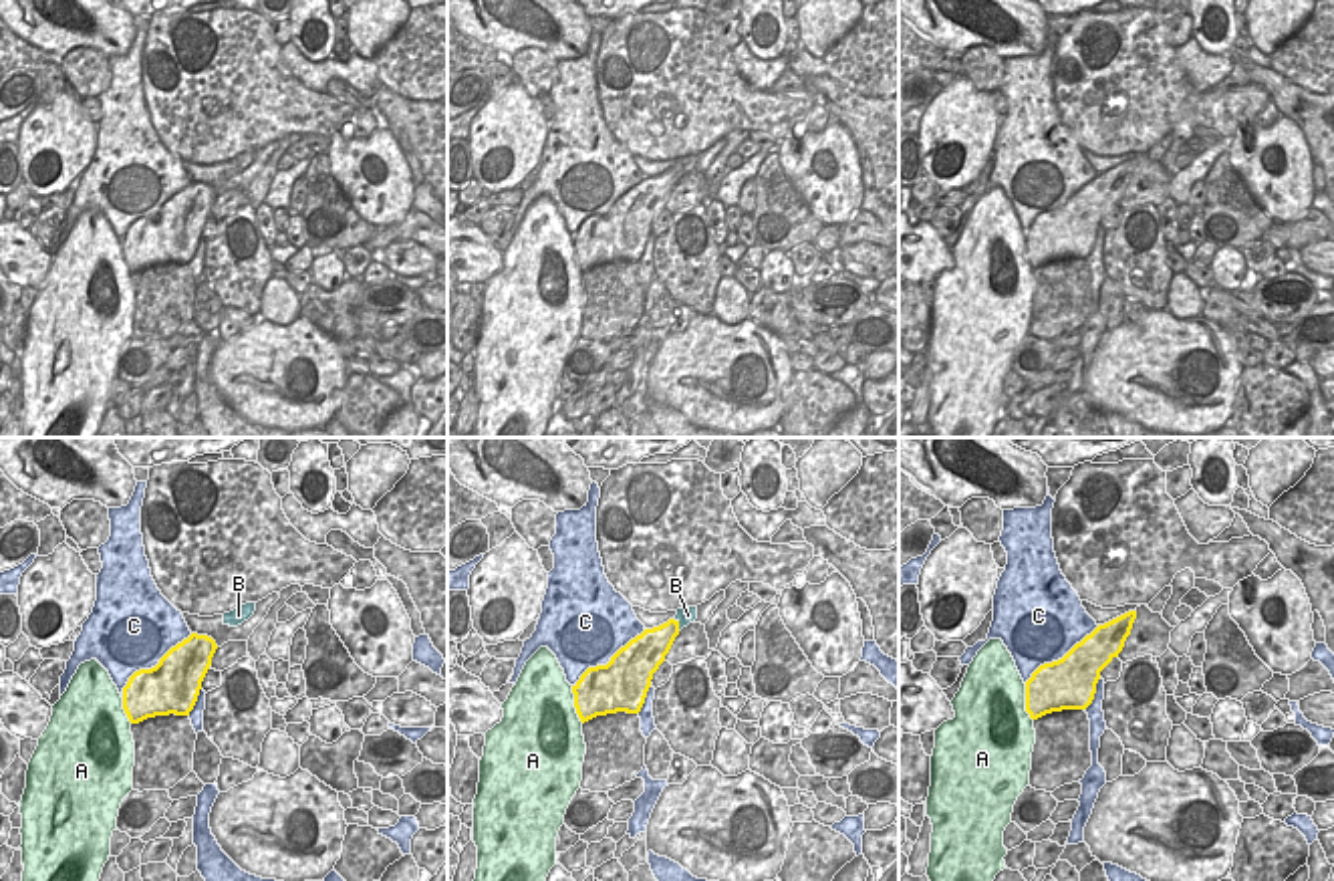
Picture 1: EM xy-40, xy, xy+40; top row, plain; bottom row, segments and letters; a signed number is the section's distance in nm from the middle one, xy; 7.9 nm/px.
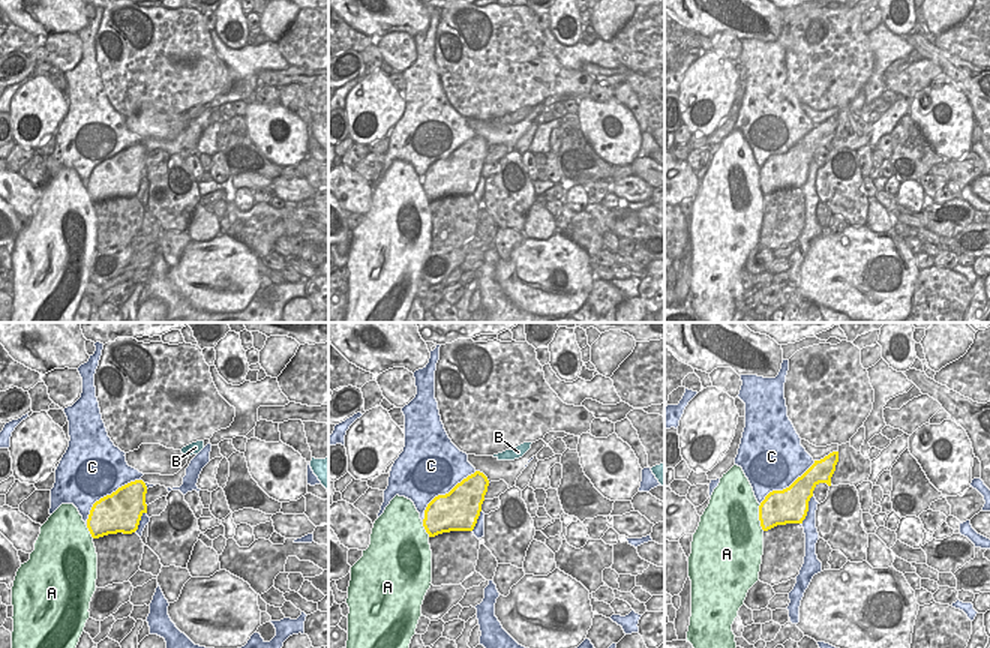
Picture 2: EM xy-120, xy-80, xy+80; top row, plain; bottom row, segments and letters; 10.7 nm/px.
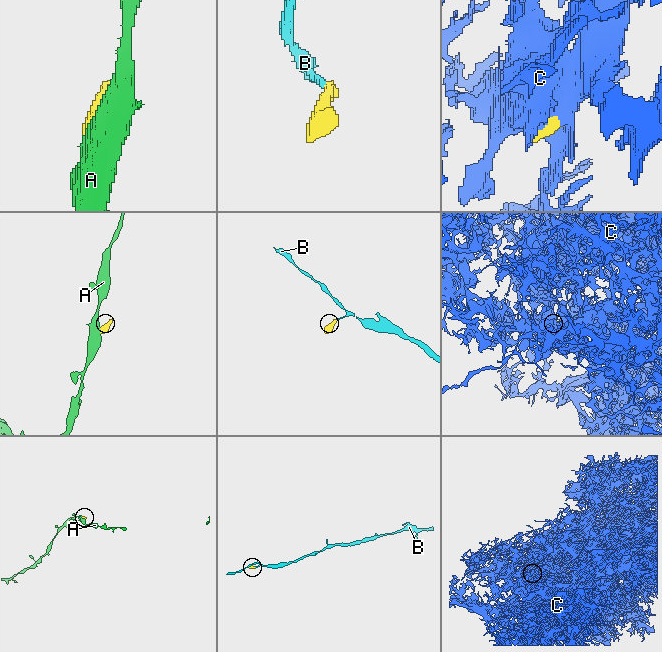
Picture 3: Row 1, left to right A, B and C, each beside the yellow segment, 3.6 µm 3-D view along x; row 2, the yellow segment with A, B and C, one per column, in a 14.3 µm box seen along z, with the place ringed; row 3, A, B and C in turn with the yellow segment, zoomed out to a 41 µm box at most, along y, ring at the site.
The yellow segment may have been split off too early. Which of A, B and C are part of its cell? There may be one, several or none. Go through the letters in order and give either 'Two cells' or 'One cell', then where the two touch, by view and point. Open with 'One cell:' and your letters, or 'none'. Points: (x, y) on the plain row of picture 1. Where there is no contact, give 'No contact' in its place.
One cell: B
A: Two cells. Touches yellow at xy (575, 253)
B: One cell. Touches yellow at xy (678, 174)
C: Two cells. Touches yellow at xy-40 (152, 216).

